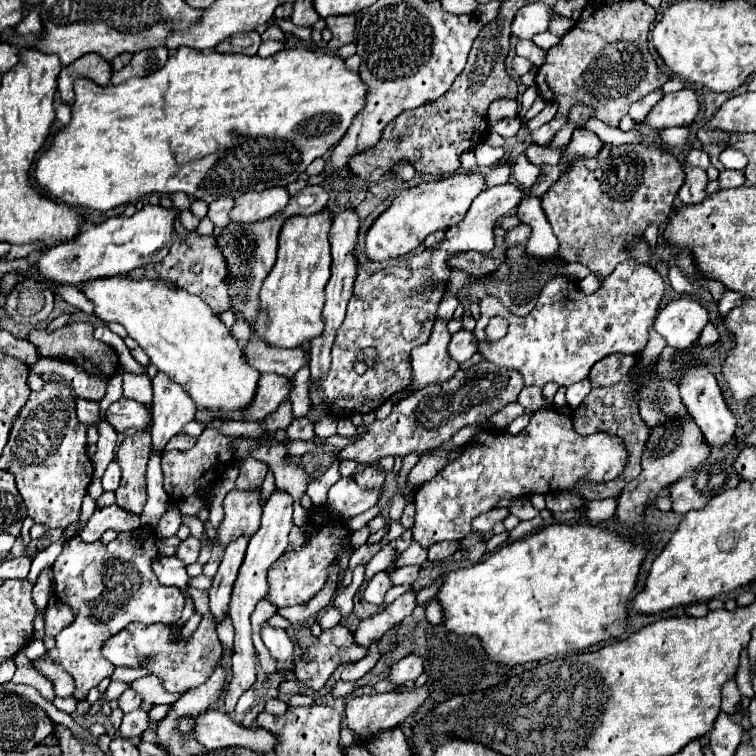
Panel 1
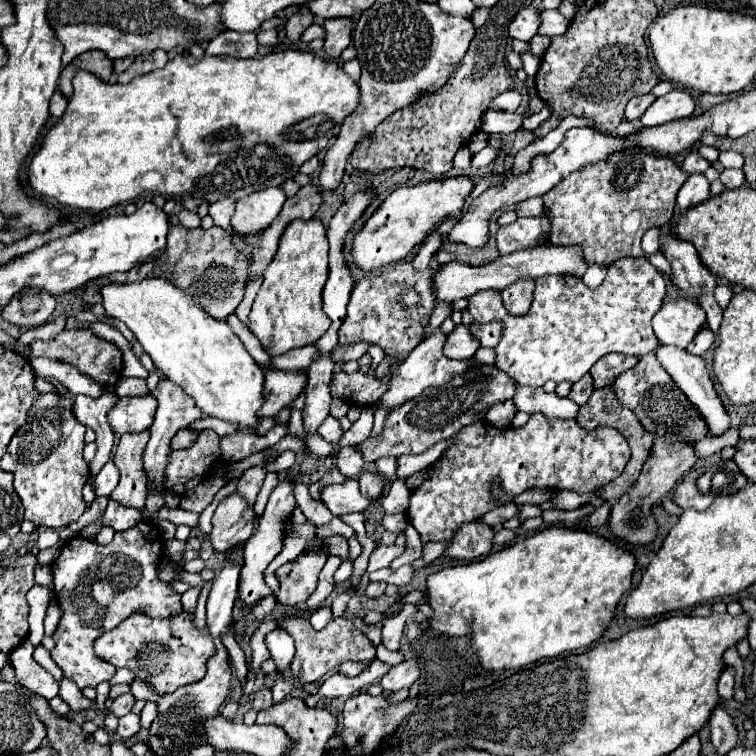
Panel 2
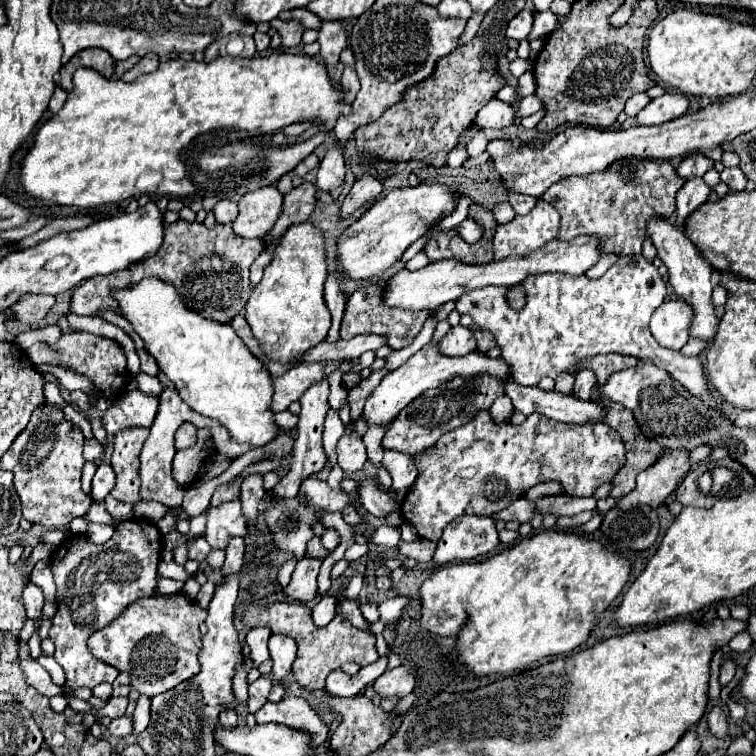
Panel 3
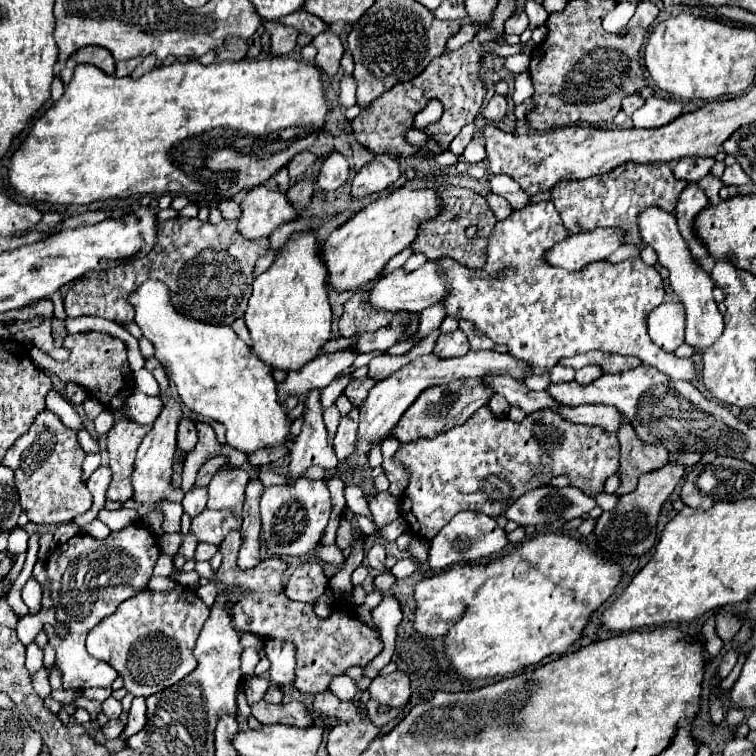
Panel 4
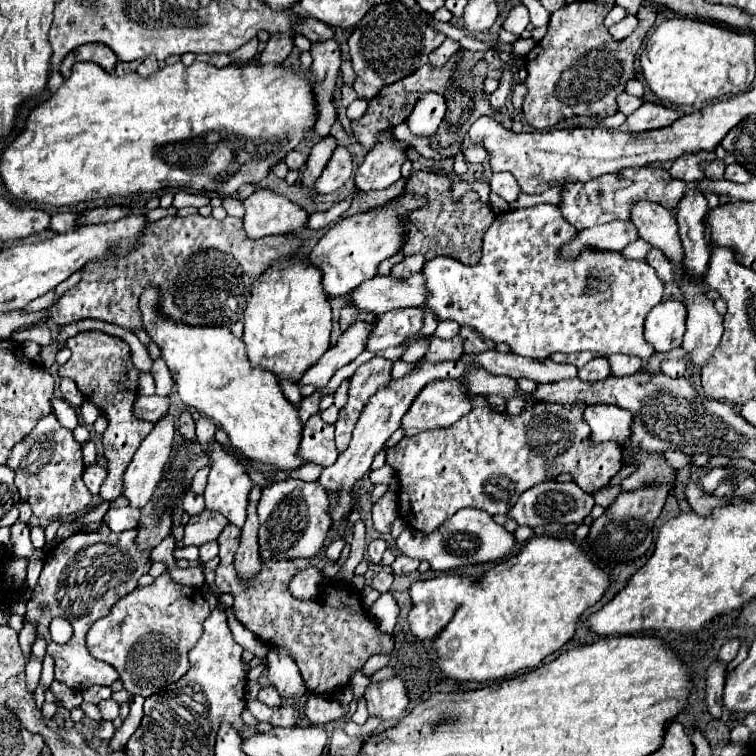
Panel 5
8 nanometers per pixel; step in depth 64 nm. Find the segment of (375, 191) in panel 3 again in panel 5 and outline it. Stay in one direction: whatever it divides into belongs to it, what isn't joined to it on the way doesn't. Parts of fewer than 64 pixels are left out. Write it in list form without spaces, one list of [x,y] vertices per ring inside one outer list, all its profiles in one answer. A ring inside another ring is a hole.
[[[380,136],[364,162],[358,166],[354,184],[360,192],[382,190],[400,178],[400,168],[408,152],[408,144],[392,136]]]

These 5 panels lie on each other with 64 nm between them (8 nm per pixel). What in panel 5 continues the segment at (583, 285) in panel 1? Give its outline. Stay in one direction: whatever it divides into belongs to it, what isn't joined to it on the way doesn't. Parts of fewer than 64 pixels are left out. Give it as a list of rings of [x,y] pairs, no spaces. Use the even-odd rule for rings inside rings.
[[[638,238],[634,244],[628,244],[628,248],[622,250],[622,256],[626,256],[626,258],[644,258],[648,250],[650,250],[650,244],[644,244]]]

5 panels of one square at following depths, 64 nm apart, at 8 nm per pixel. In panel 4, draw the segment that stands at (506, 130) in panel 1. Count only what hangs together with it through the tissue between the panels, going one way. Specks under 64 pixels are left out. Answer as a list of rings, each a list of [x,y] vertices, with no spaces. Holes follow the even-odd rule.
[[[496,94],[488,102],[488,109],[482,110],[482,118],[487,122],[492,122],[492,124],[498,124],[506,118],[506,110],[508,110],[506,98]]]

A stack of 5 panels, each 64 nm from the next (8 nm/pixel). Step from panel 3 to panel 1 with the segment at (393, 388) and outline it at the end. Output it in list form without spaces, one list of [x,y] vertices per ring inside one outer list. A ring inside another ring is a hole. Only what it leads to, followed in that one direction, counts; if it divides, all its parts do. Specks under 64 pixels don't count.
[[[436,318],[430,342],[416,348],[416,352],[412,352],[414,390],[420,390],[424,388],[424,384],[430,384],[430,382],[444,382],[458,370],[458,362],[450,358],[447,350],[450,340],[447,320]]]

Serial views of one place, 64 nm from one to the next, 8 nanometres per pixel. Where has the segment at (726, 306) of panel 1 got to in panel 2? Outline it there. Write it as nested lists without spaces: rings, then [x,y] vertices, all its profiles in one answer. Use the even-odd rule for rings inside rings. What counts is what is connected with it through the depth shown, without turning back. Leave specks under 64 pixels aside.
[[[720,284],[714,291],[715,300],[722,308],[726,308],[730,304],[730,296],[732,296],[732,288],[726,284]]]

